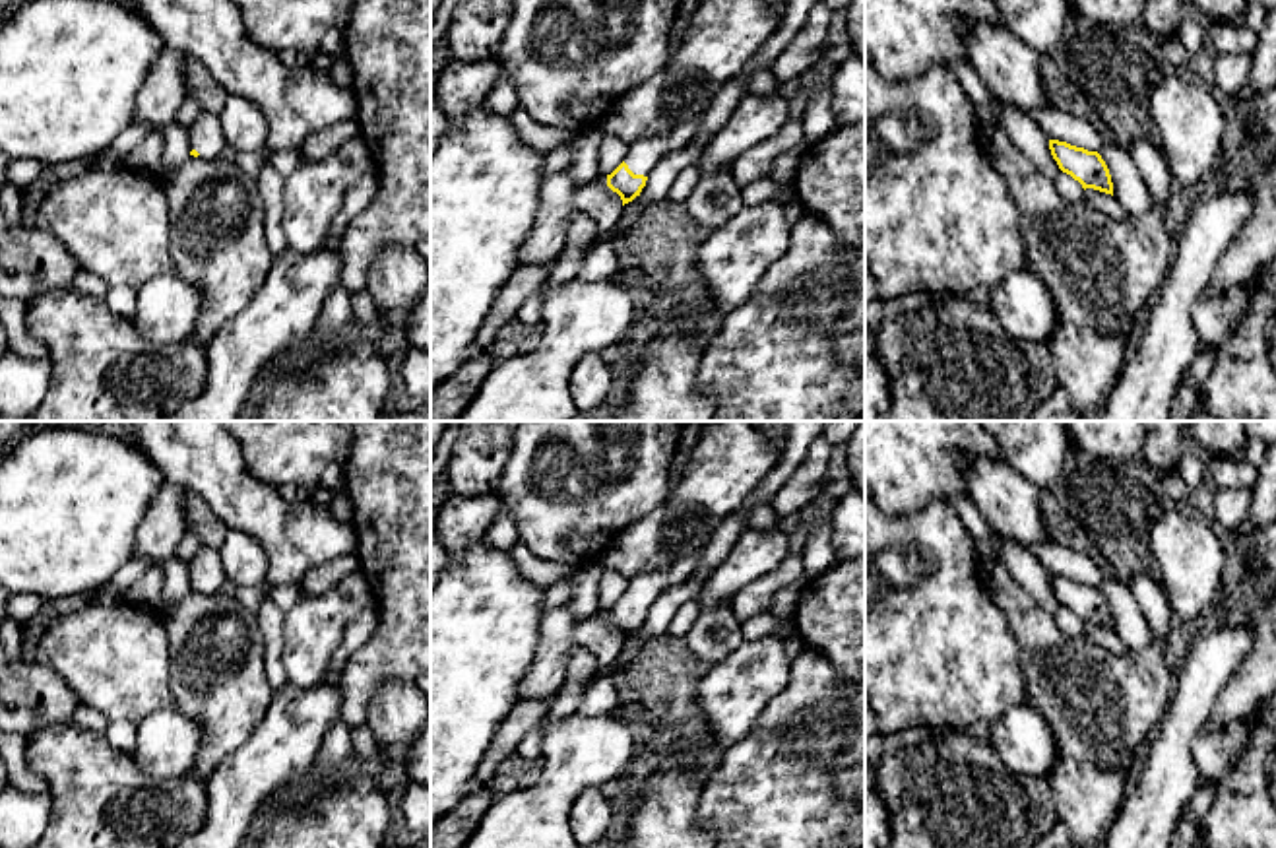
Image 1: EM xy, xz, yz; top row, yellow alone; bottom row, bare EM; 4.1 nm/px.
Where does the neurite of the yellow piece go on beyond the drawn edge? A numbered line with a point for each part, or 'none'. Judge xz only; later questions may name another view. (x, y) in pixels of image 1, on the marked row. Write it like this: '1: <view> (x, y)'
1: xz (642, 156)

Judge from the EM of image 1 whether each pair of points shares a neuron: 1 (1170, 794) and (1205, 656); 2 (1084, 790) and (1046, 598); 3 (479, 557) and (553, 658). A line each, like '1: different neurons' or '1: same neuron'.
1: same neuron
2: different neurons
3: different neurons

